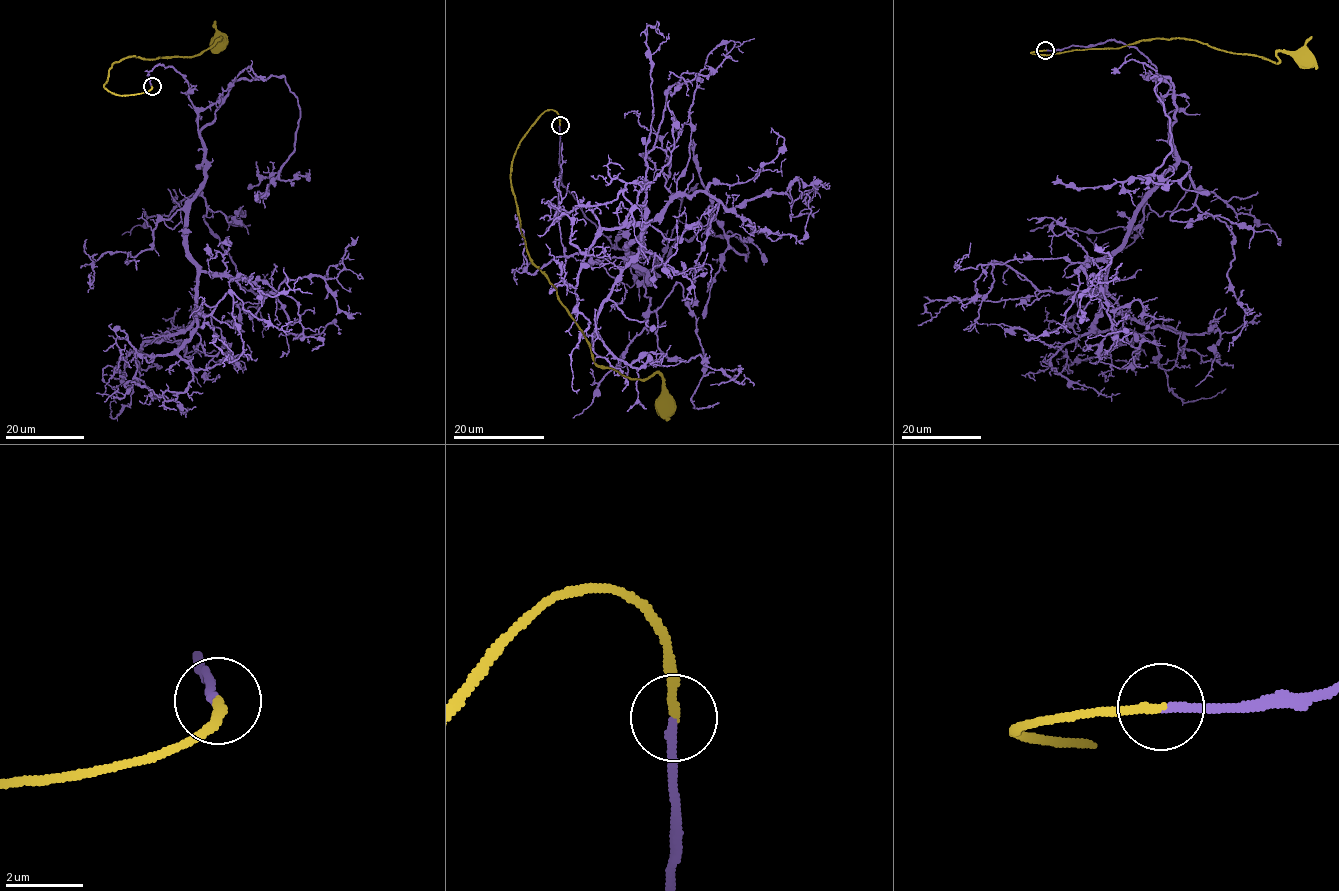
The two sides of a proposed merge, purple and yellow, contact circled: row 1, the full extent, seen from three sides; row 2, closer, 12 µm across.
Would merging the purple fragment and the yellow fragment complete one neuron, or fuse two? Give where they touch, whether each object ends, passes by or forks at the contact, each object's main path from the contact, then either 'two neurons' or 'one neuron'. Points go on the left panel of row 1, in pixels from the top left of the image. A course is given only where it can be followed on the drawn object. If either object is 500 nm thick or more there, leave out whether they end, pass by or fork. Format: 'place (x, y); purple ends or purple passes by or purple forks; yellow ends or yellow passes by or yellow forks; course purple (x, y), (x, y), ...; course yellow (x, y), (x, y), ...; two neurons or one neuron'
place (152, 86); purple ends; yellow ends; course purple (151, 86), (171, 66), (197, 115), (196, 329), (126, 353), (116, 403); course yellow (151, 86), (128, 95), (103, 84), (114, 62), (135, 55), (197, 56), (221, 36), (220, 43); one neuron

